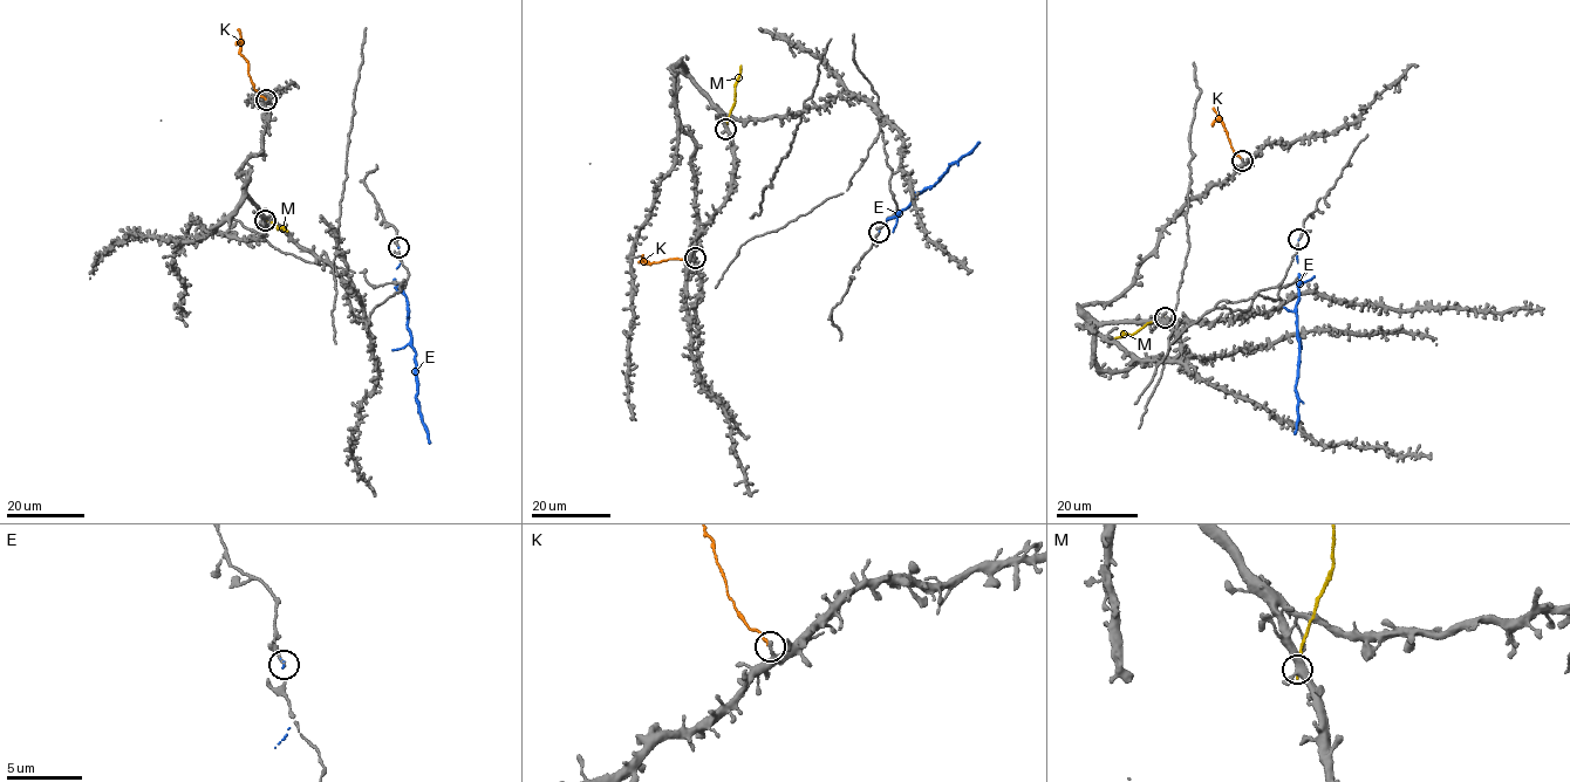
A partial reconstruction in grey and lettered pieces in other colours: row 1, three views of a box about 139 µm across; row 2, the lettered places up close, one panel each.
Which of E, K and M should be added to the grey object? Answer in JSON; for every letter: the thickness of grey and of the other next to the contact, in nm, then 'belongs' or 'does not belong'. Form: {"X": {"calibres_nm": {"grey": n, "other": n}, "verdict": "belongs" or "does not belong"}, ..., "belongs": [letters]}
{"E": {"calibres_nm": {"grey": 130, "other": 70}, "verdict": "does not belong"}, "K": {"calibres_nm": {"grey": 340, "other": 130}, "verdict": "does not belong"}, "M": {"calibres_nm": {"grey": 440, "other": 280}, "verdict": "does not belong"}, "belongs": []}

